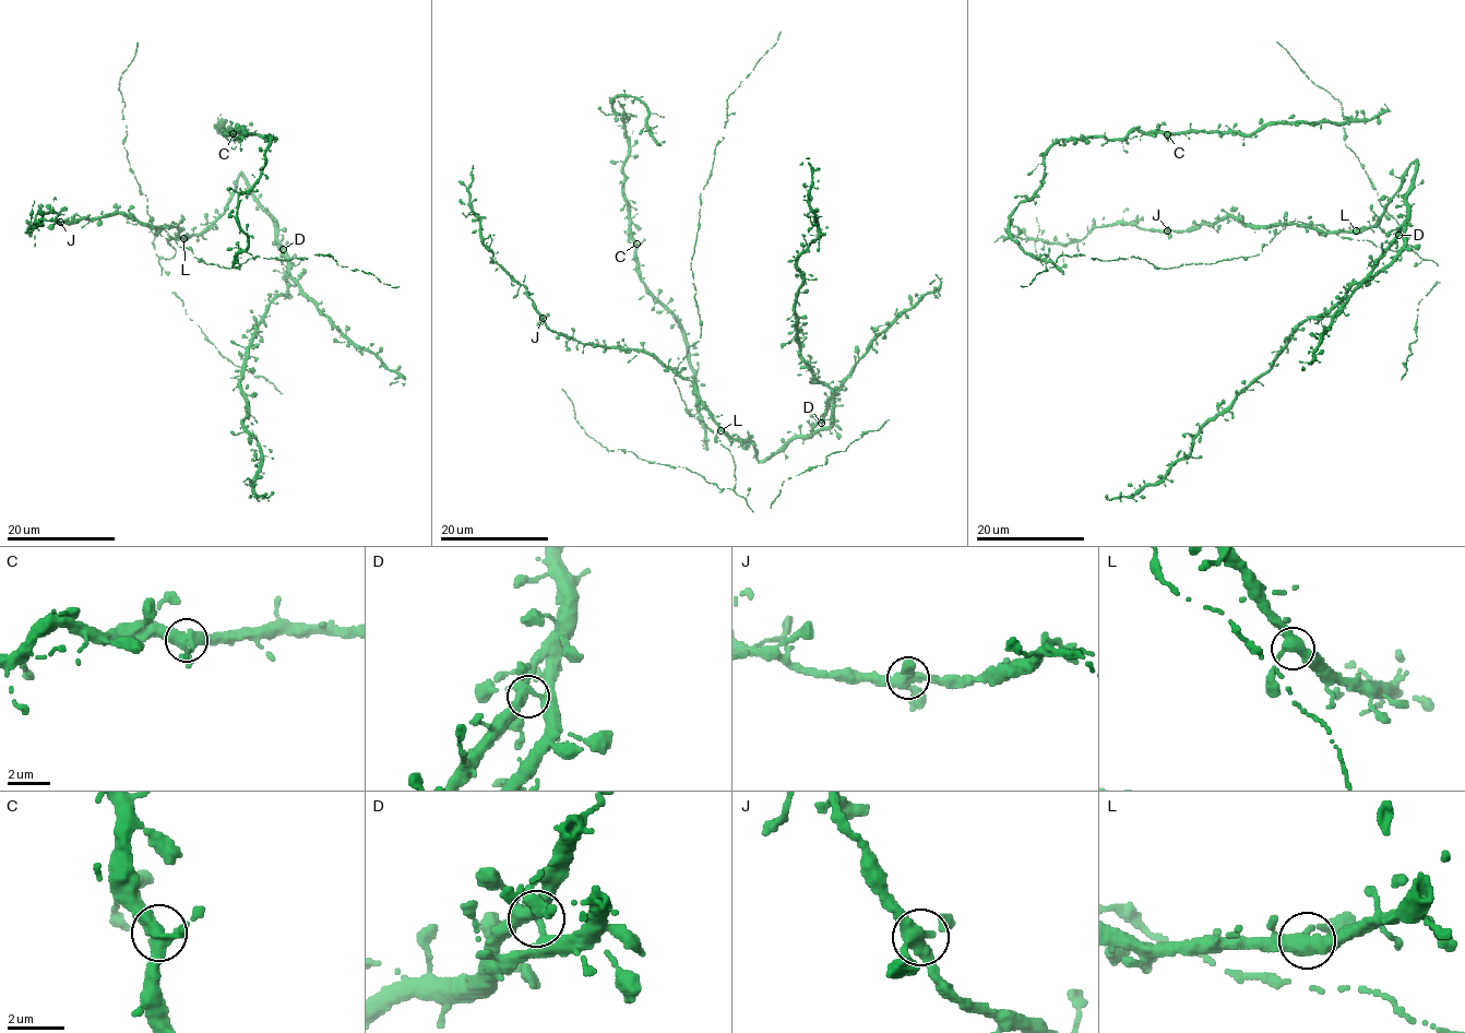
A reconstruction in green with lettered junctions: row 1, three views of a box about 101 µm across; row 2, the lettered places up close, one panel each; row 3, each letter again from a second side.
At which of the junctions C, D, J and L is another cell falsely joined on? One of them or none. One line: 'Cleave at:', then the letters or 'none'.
Cleave at: none

